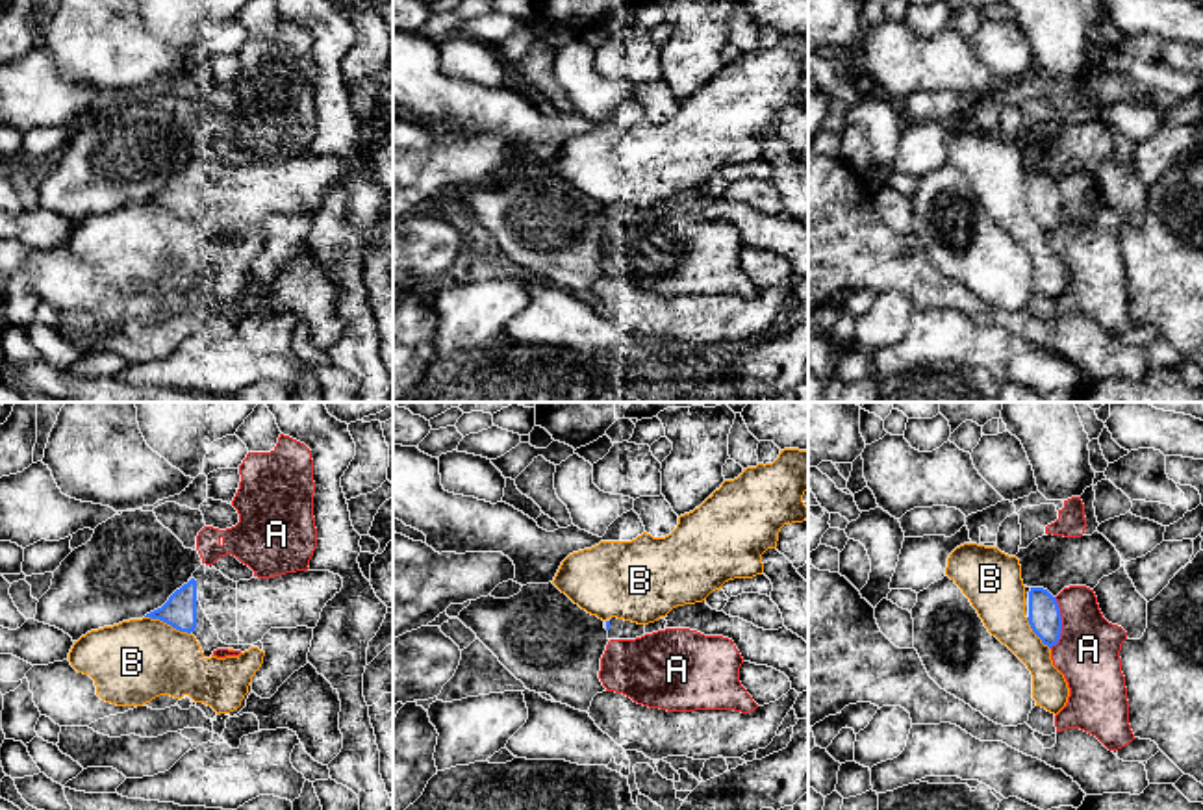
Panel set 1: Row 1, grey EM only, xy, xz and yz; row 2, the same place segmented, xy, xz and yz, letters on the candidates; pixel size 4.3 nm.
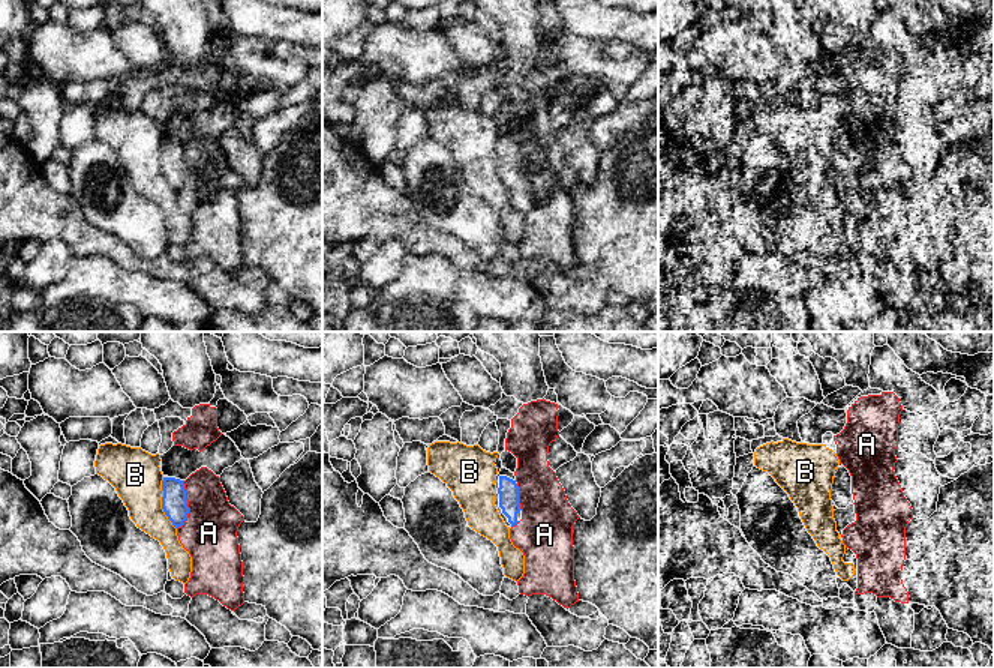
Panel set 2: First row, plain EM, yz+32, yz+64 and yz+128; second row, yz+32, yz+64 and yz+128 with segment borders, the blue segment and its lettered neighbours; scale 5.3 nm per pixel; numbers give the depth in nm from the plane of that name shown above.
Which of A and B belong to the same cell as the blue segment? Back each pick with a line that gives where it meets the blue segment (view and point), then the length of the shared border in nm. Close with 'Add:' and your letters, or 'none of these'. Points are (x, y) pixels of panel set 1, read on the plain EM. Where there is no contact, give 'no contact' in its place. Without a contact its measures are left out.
Add: none of these

